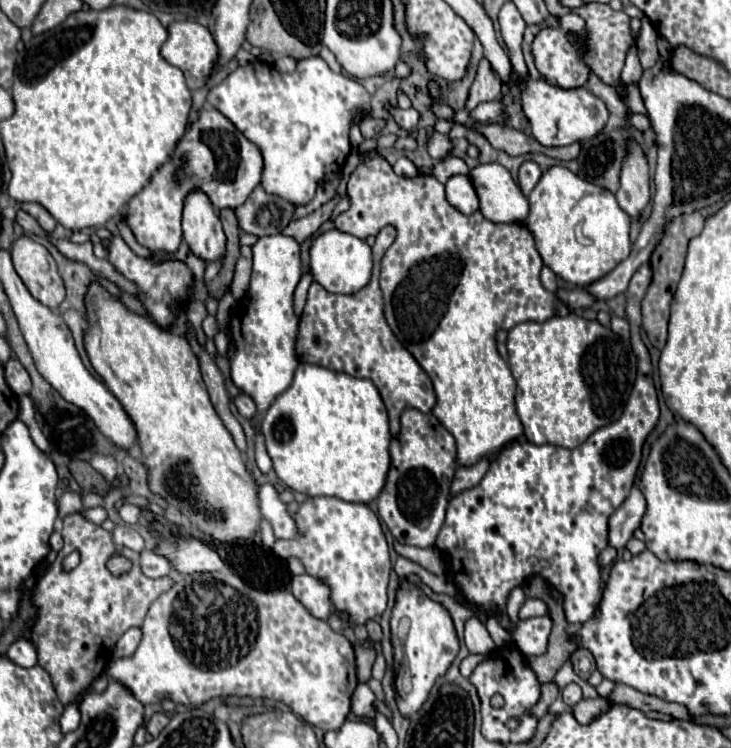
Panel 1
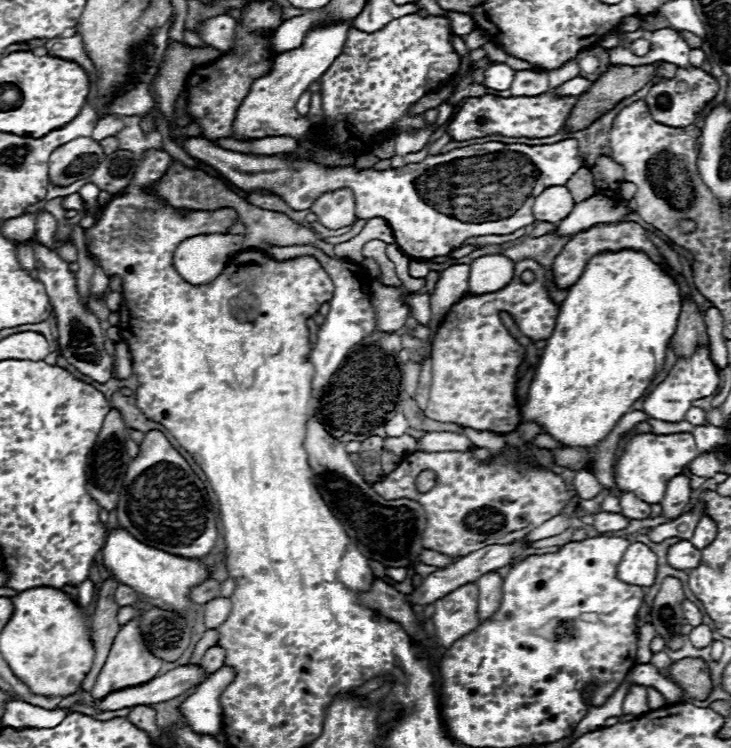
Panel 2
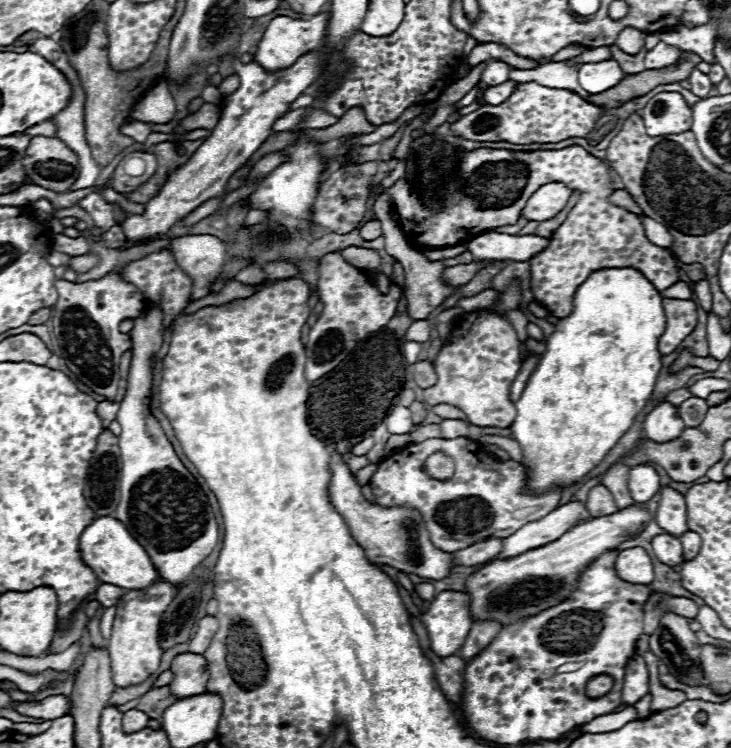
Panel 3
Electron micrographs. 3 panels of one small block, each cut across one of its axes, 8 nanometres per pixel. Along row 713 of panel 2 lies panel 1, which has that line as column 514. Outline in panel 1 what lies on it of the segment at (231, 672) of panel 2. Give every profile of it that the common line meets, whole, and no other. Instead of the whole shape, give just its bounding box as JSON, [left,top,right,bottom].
[470,164,528,222]

